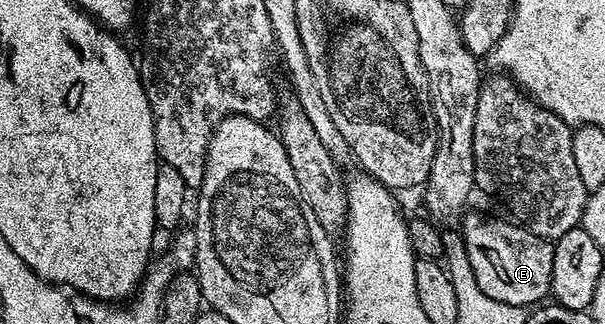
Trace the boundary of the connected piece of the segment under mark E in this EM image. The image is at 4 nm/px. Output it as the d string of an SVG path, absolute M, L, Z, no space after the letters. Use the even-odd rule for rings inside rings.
M475 222L461 235L461 241L467 246L473 276L485 296L493 296L501 304L531 308L551 293L555 248L526 226L511 222Z

